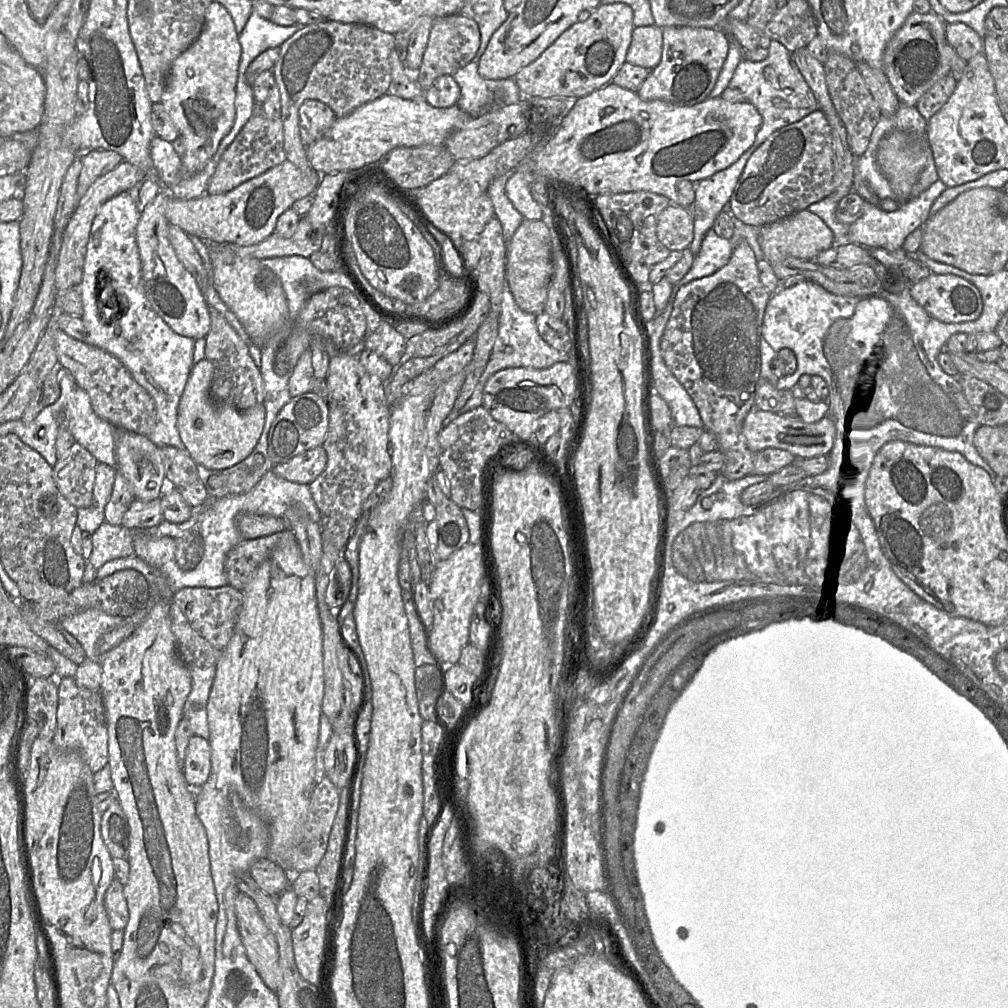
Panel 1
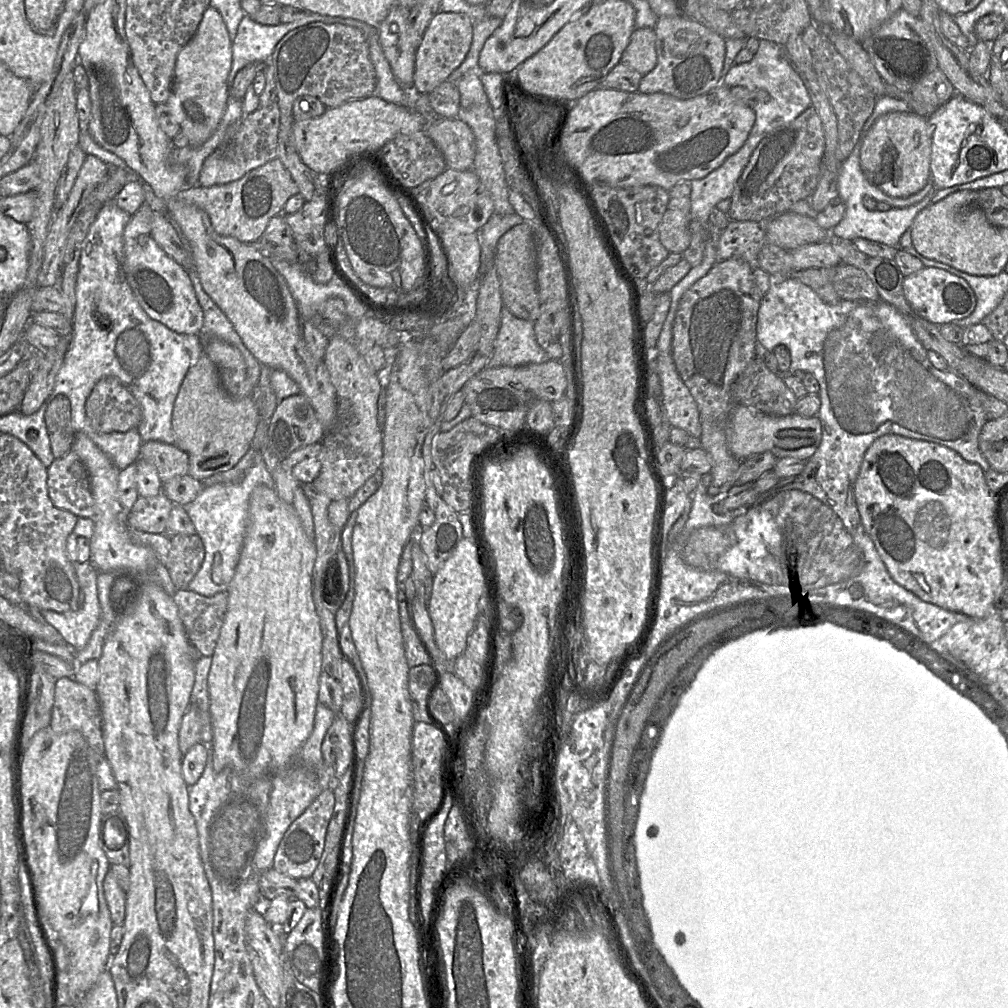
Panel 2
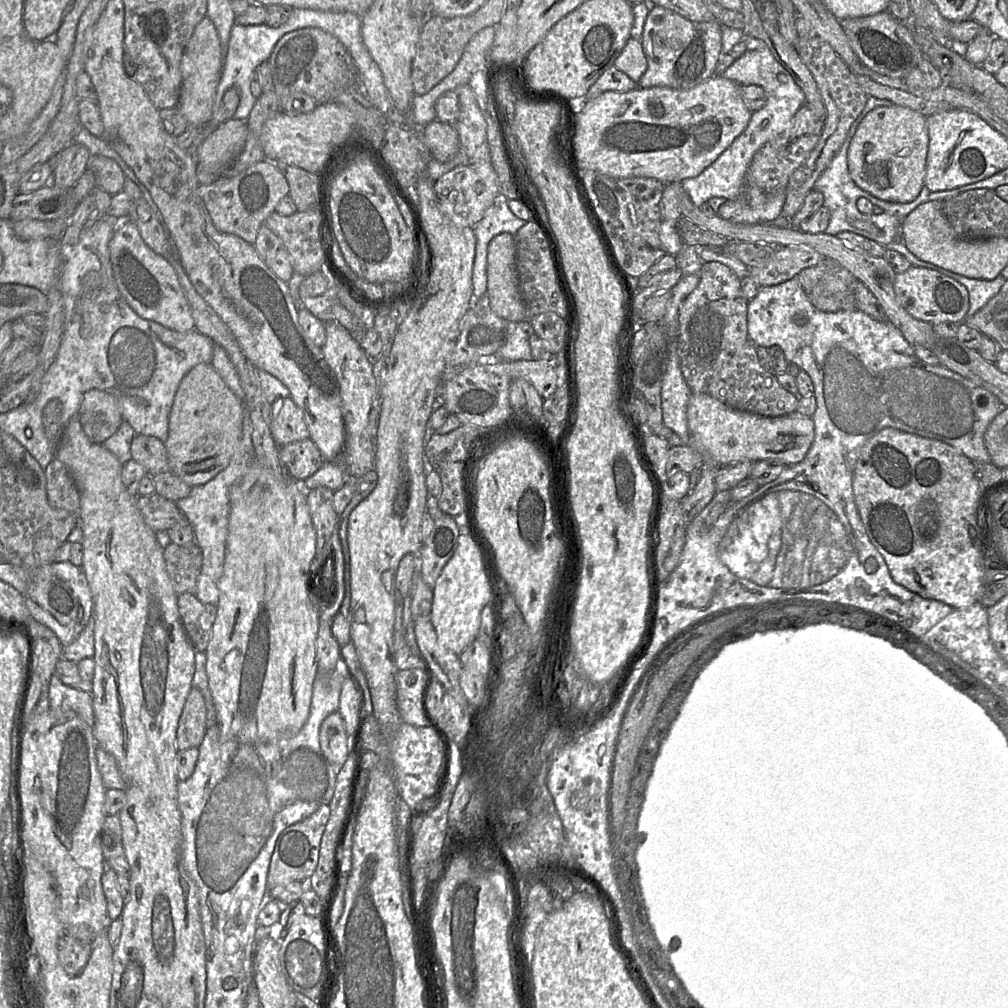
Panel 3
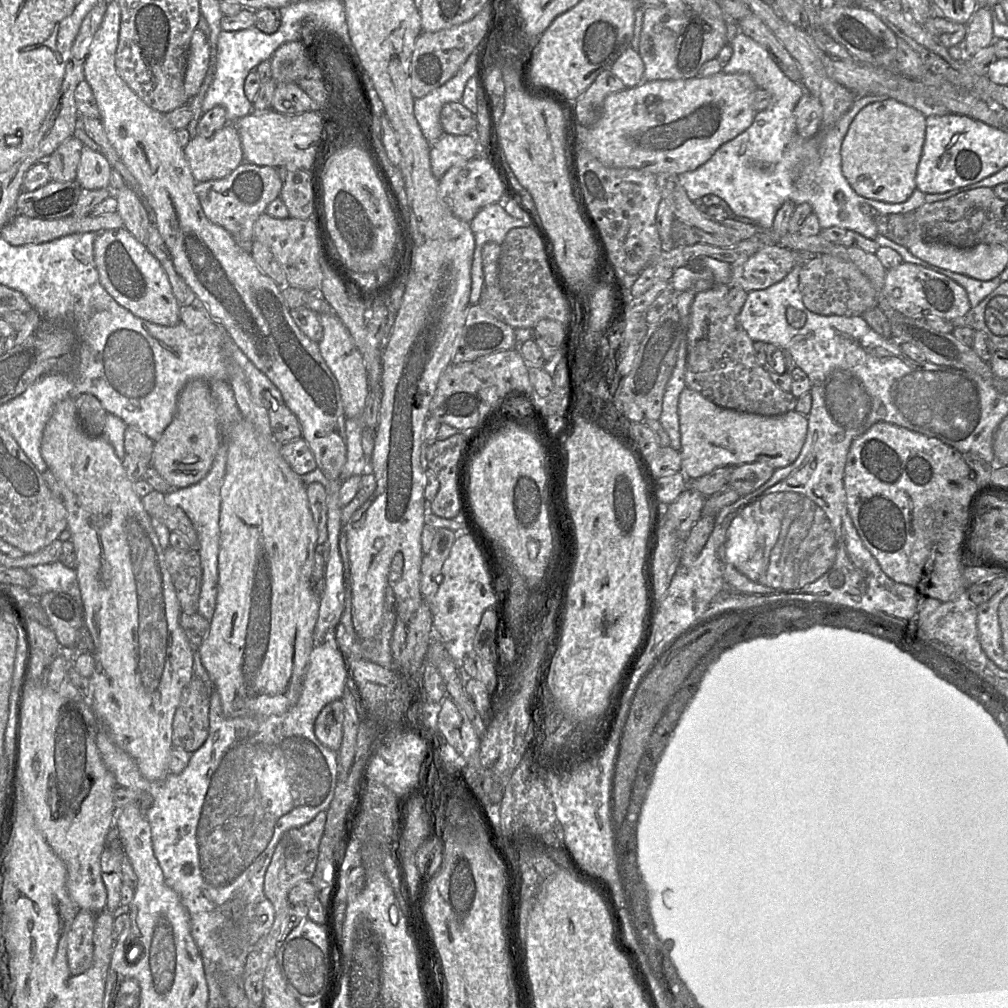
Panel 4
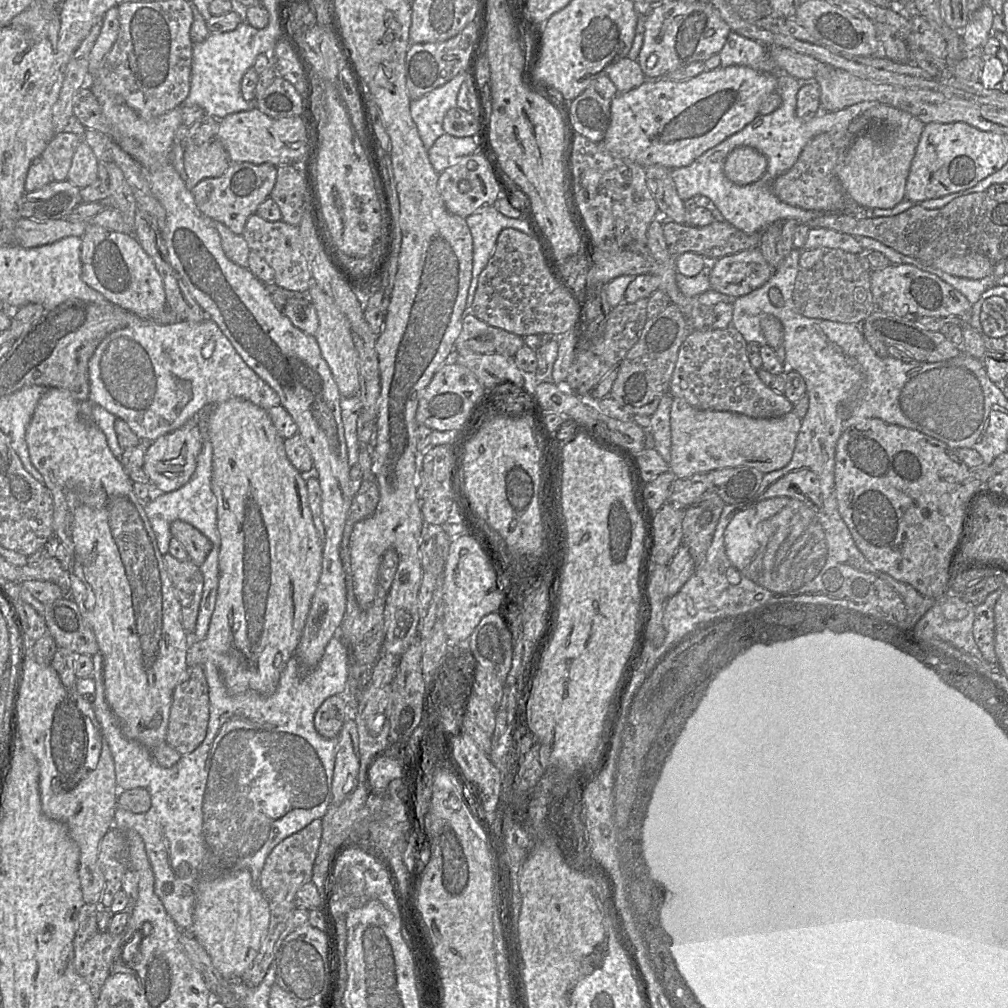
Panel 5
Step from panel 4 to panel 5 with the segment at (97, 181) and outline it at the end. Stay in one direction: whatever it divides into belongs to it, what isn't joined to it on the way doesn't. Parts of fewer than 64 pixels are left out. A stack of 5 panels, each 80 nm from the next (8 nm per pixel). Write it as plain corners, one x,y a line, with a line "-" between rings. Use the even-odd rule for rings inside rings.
83,141
74,153
67,180
79,189
83,189
99,178
99,164
92,148

